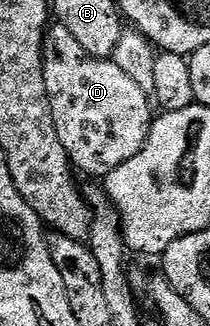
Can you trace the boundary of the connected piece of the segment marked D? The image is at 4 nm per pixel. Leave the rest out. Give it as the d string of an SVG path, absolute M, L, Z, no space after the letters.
M51 25L43 42L43 72L49 105L53 109L53 125L57 125L57 137L61 137L61 145L65 145L65 153L76 172L84 171L91 175L87 177L106 177L113 173L113 169L125 165L125 161L141 153L151 132L153 99L141 89L141 85L137 85L137 81L133 81L133 77L129 77L129 73L125 73L125 69L121 69L121 65L87 55L69 29Z

